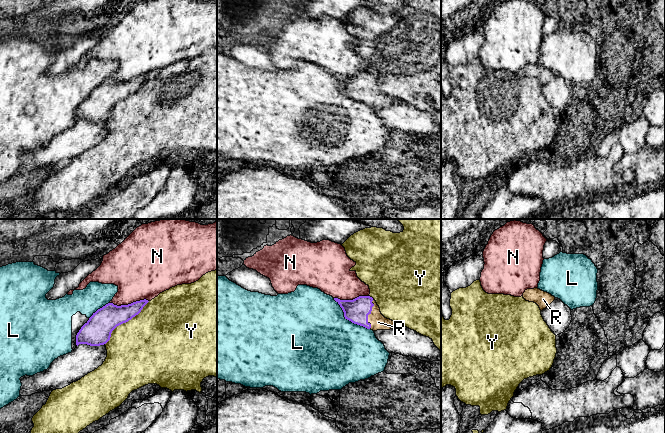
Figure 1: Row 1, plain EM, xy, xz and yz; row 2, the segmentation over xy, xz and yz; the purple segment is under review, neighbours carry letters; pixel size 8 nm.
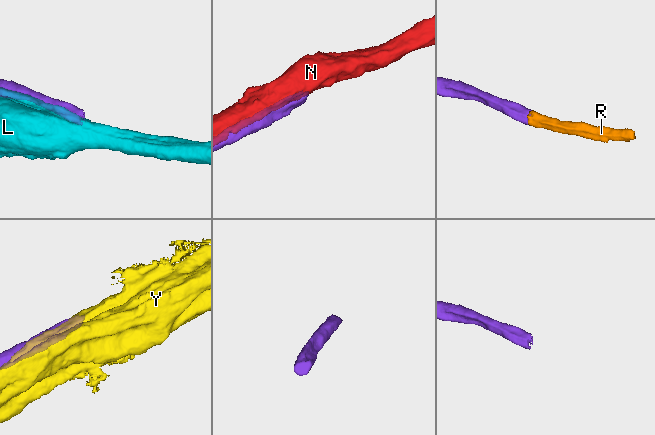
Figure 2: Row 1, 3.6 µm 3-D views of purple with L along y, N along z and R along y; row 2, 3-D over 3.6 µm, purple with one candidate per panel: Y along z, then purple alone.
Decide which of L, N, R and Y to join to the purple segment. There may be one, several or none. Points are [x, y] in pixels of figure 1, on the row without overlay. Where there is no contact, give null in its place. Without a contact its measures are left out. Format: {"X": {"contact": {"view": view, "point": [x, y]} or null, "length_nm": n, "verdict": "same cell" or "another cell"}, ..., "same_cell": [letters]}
{"L": {"contact": {"view": "xz", "point": [348, 95]}, "length_nm": 380, "verdict": "another cell"}, "N": {"contact": {"view": "xy", "point": [128, 80]}, "length_nm": 320, "verdict": "another cell"}, "R": {"contact": {"view": "xz", "point": [369, 89]}, "length_nm": 240, "verdict": "same cell"}, "Y": {"contact": {"view": "xy", "point": [124, 98]}, "length_nm": 500, "verdict": "another cell"}, "same_cell": ["R"]}

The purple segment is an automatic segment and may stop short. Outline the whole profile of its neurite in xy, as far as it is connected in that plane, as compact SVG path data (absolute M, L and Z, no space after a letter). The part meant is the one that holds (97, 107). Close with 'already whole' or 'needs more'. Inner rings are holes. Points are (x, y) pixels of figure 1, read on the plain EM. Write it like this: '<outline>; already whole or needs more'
M144 75L128 81L108 79L98 85L76 111L76 121L100 122L106 120L112 107L138 91L149 77Z; already whole

